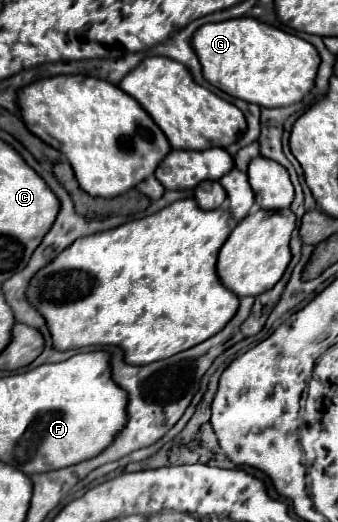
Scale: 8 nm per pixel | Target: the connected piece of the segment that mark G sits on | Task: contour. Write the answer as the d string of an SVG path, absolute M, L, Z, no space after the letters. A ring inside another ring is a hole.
M252 17L206 23L194 31L190 45L210 85L260 107L286 107L298 103L314 87L320 65L316 49L308 41Z

